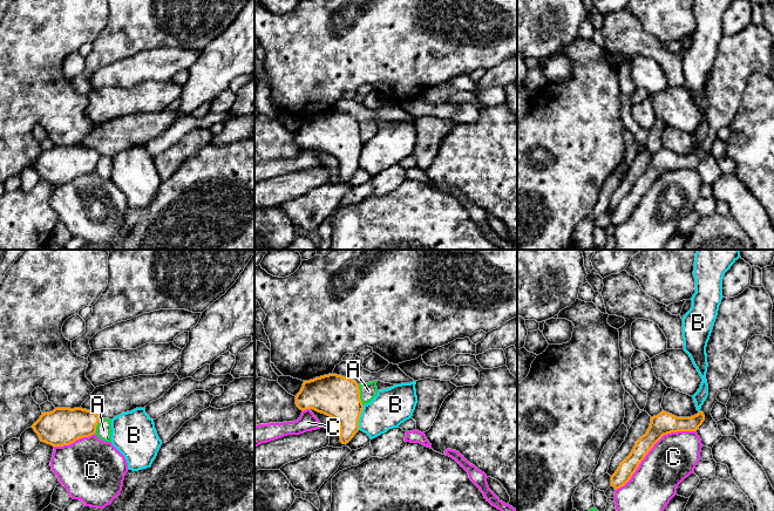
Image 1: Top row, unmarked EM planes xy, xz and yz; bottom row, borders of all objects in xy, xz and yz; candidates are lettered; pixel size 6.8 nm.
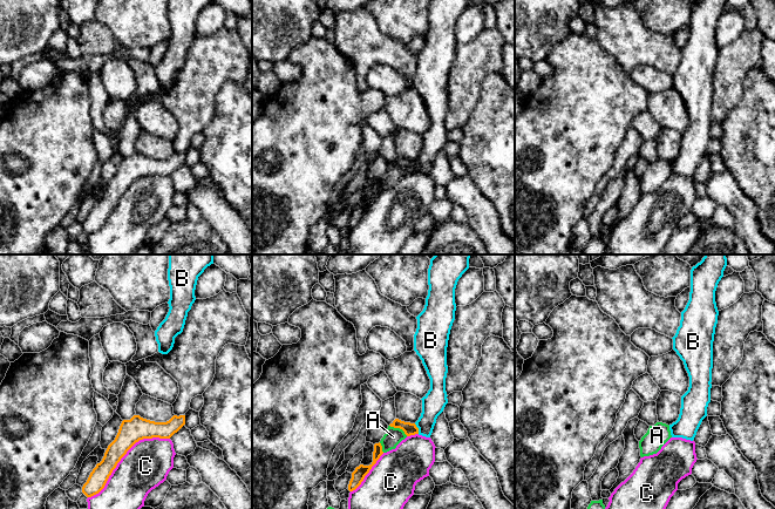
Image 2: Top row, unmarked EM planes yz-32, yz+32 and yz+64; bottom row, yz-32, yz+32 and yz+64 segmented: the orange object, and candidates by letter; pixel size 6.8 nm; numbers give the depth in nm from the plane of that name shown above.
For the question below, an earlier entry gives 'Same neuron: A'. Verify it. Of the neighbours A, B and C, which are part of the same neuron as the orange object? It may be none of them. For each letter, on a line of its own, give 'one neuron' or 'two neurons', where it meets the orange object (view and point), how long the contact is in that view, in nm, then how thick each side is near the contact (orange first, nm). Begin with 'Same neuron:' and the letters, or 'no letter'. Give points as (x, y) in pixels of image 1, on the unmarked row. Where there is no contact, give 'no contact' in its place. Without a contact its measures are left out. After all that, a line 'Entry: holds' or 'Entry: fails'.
Same neuron: A
A: one neuron; contact xz (359, 133); length 150 nm; calibres 300 and 110 nm
B: two neurons; contact xz (359, 155); length 170 nm; calibres 300 and 260 nm
C: two neurons; contact yz (652, 184); length 700 nm; calibres 150 and 320 nm
Entry: holds

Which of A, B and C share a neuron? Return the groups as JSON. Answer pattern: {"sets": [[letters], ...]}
{"sets": [["A"], ["B"], ["C"]]}

